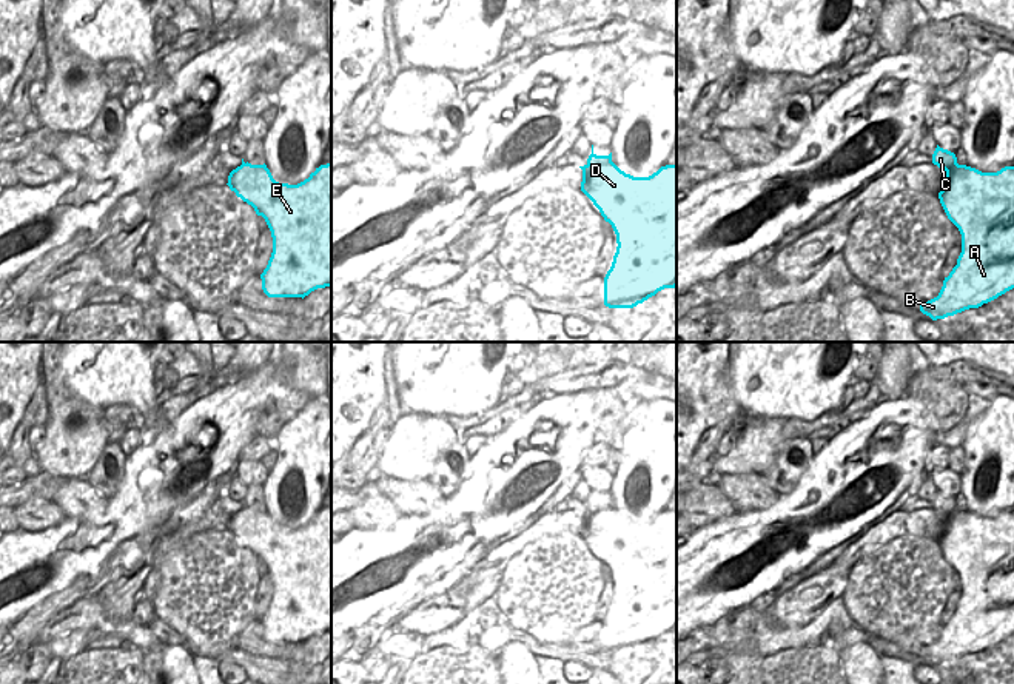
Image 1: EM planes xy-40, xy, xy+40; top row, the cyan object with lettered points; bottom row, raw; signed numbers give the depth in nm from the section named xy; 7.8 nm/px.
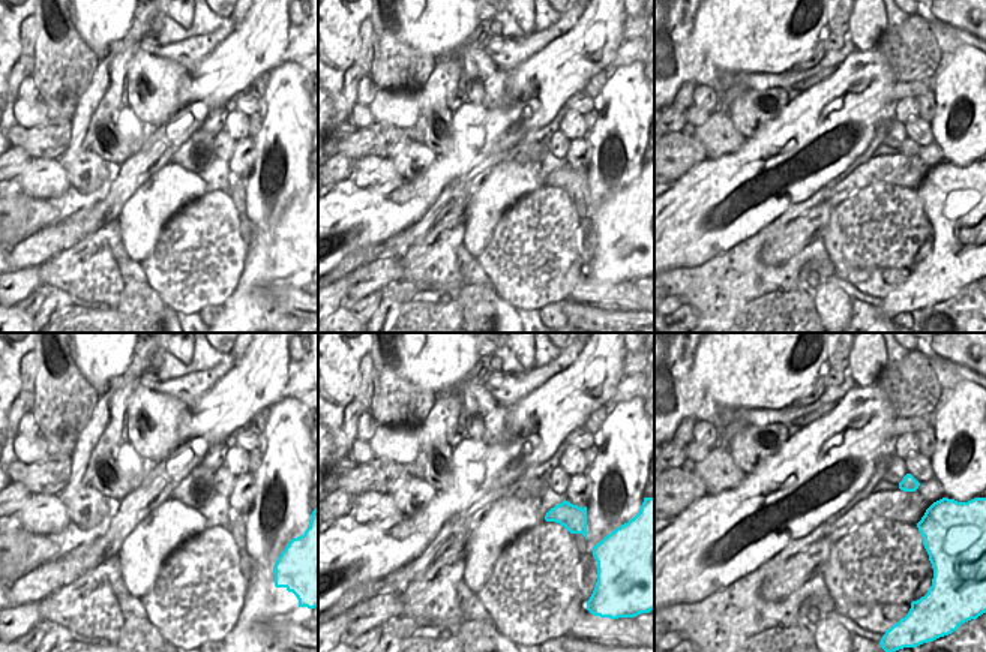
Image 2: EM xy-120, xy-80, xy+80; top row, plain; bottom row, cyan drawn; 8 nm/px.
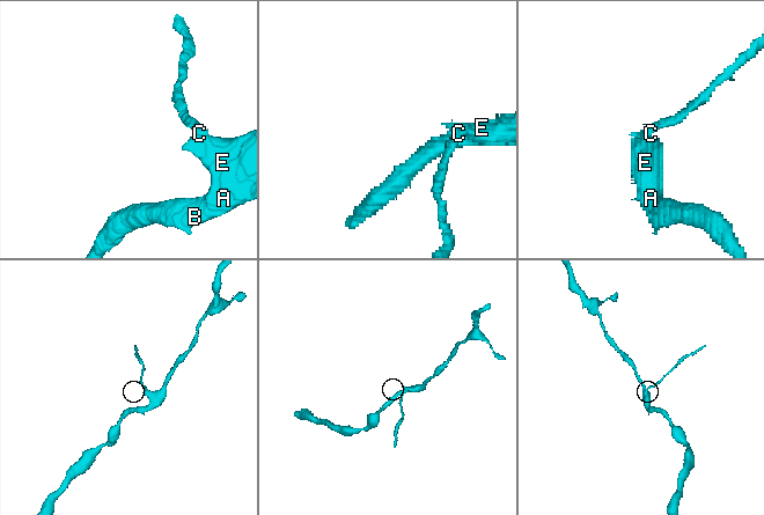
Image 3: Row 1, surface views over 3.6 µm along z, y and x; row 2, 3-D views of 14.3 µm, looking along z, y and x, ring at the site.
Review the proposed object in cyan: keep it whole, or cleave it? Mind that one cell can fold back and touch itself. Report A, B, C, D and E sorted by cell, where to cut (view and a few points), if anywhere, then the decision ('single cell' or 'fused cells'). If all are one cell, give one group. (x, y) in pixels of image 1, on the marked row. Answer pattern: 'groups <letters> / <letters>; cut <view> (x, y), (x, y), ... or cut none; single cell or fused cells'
groups A B D E / C; cut xy (611, 160), (587, 164); fused cells

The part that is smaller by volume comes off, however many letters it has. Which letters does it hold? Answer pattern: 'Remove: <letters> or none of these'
Remove: C

